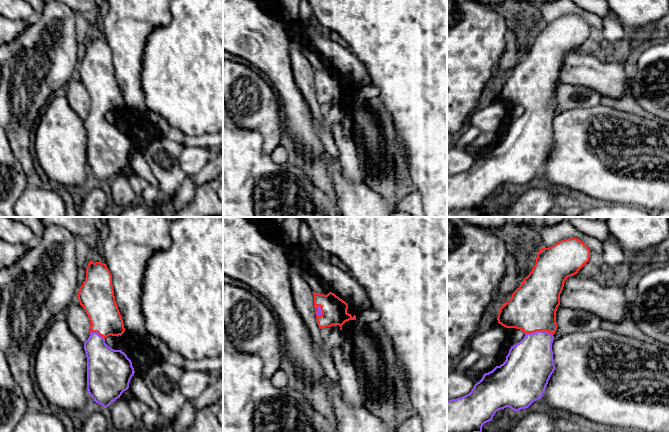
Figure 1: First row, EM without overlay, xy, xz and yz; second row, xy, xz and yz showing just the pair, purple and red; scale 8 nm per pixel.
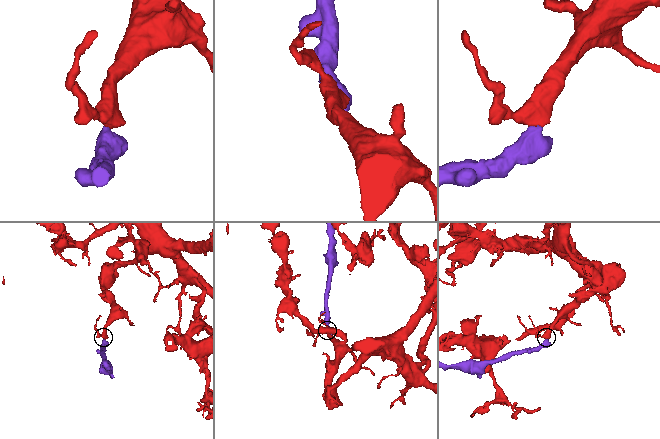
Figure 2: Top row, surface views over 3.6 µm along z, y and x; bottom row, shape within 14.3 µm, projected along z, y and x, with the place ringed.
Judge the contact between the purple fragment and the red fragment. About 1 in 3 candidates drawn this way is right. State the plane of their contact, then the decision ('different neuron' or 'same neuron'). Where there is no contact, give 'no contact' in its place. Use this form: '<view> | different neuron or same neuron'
yz | same neuron

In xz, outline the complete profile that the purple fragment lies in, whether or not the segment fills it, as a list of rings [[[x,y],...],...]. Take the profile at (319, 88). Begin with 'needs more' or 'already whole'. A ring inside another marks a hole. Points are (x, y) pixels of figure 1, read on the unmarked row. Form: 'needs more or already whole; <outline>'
needs more; [[[314,68],[314,84],[320,105],[339,101],[342,106],[345,98],[356,96],[355,91],[347,88],[348,80],[332,68],[327,71]]]

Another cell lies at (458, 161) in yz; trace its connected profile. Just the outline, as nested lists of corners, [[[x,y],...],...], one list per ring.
[[[447,148],[447,177],[463,173],[471,168],[475,159],[465,150]]]

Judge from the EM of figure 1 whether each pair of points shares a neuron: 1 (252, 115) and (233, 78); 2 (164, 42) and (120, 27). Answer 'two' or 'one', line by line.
1: one
2: two

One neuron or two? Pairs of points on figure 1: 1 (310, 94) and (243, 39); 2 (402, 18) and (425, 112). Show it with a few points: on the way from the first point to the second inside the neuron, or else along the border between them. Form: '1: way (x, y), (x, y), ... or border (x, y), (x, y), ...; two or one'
1: border (290, 59), (295, 84), (307, 103); two
2: way (425, 41), (425, 89); one

